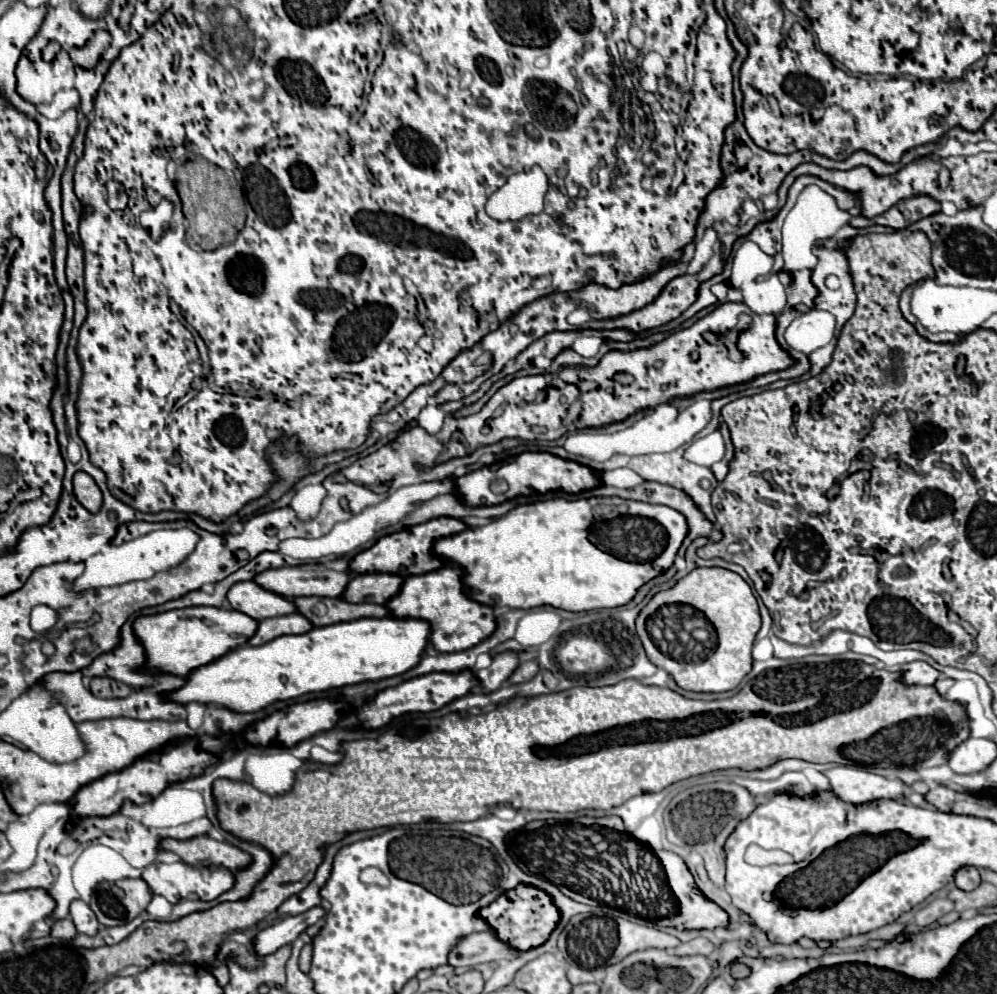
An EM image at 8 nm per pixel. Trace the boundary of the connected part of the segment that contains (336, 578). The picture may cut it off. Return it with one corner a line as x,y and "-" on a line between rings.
276,568
266,570
254,578
266,590
274,590
286,598
298,596
328,596
328,598
342,598
346,586
350,582
348,572
336,570
302,570
302,568

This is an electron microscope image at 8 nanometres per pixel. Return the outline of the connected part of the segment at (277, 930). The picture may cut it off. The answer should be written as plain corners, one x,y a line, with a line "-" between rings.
314,906
308,912
280,918
276,924
258,932
258,936
254,938
254,952
264,956
264,954
276,952
280,946
292,944
308,926
316,924
324,916
326,916
326,910
322,906

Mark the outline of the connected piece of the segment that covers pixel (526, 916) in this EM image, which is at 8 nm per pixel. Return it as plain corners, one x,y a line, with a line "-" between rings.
516,886
514,890
508,890
508,896
502,894
492,904
484,906
480,910
480,916
488,922
488,926
494,930
494,934
506,942
514,950
530,950
540,944
544,944
558,924
558,910
554,910
554,904
550,902
550,896
534,886

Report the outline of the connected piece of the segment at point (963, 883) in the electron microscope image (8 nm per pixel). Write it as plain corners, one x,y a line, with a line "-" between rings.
960,868
954,876
954,882
960,890
974,890
980,884
980,874
976,868

